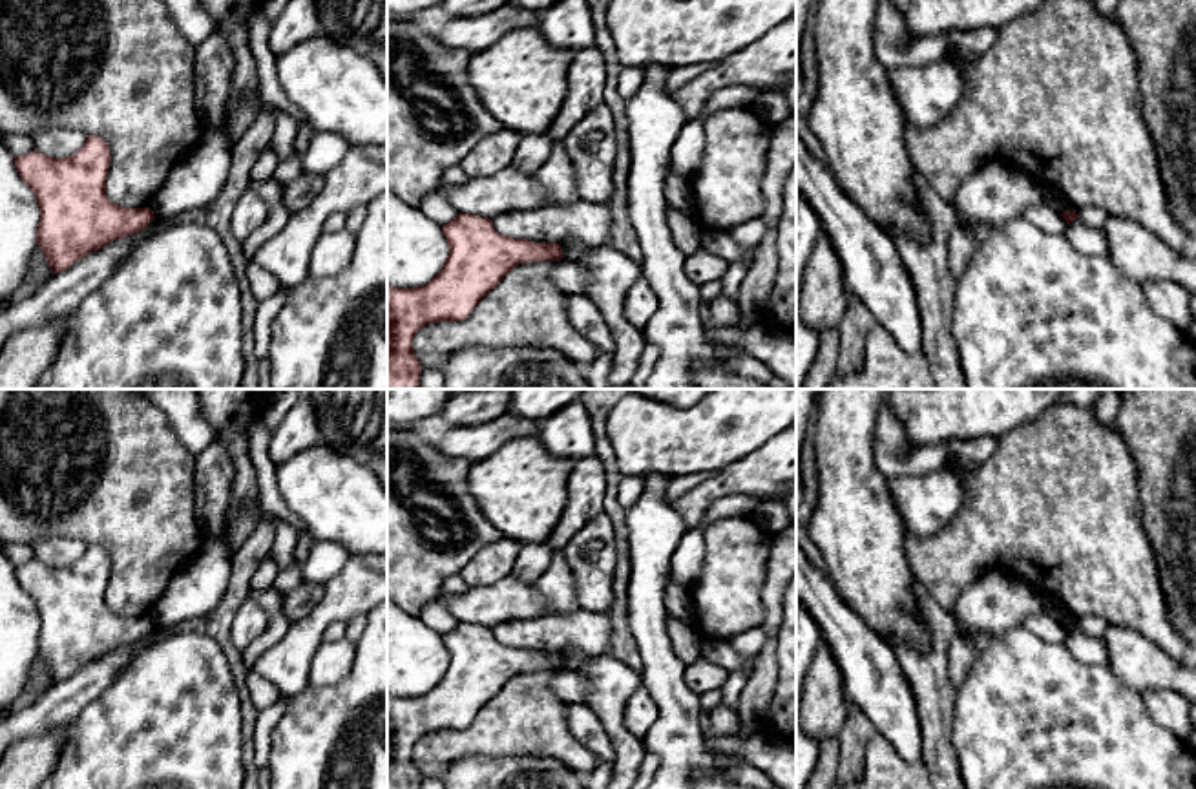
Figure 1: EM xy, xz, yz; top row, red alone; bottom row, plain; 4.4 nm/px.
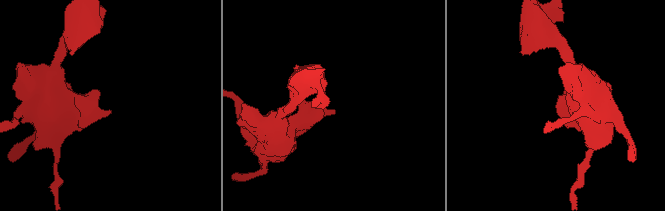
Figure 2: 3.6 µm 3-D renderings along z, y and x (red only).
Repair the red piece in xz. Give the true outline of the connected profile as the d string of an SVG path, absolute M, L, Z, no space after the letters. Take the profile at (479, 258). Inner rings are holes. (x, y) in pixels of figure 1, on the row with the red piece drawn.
M458 214L442 230L449 245L444 268L425 287L387 287L387 389L420 387L424 367L413 340L425 325L466 320L519 265L562 259L561 245L513 239L475 214Z

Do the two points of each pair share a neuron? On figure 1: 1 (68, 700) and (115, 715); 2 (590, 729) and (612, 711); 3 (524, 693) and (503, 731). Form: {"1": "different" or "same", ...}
{"1": "different", "2": "different", "3": "same"}

